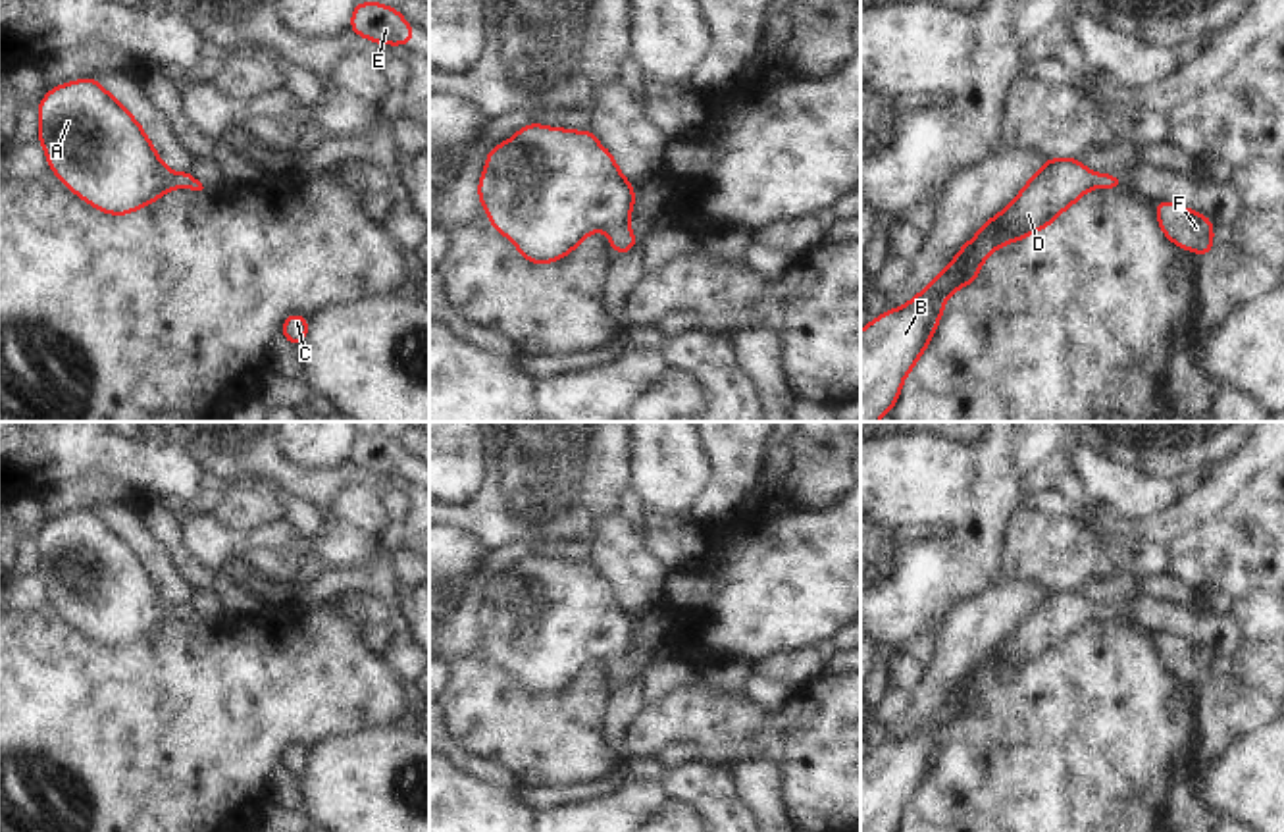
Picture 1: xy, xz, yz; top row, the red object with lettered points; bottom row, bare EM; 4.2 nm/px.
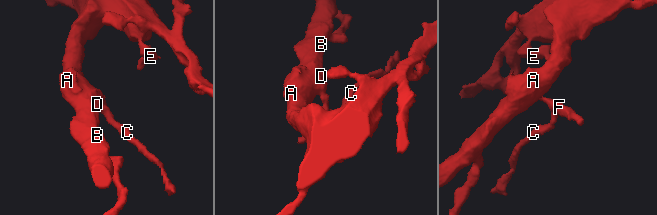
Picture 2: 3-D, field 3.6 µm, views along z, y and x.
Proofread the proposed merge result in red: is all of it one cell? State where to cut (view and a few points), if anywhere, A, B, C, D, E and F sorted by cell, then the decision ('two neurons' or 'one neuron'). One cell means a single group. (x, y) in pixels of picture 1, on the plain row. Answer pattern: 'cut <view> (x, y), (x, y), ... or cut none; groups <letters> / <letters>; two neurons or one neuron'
cut none; groups A B C D E F; one neuron

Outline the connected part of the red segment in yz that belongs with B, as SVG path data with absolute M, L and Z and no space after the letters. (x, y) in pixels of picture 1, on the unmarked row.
M1047 589L1020 624L997 647L986 651L978 664L959 680L947 699L918 726L901 740L887 740L882 747L870 751L860 763L860 832L899 832L905 809L936 767L947 730L976 713L982 695L991 684L1043 663L1091 620L1124 620L1124 611L1090 603L1078 589Z

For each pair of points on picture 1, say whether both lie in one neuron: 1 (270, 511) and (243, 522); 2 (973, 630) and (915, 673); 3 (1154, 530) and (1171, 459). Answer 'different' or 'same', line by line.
1: same
2: different
3: different

